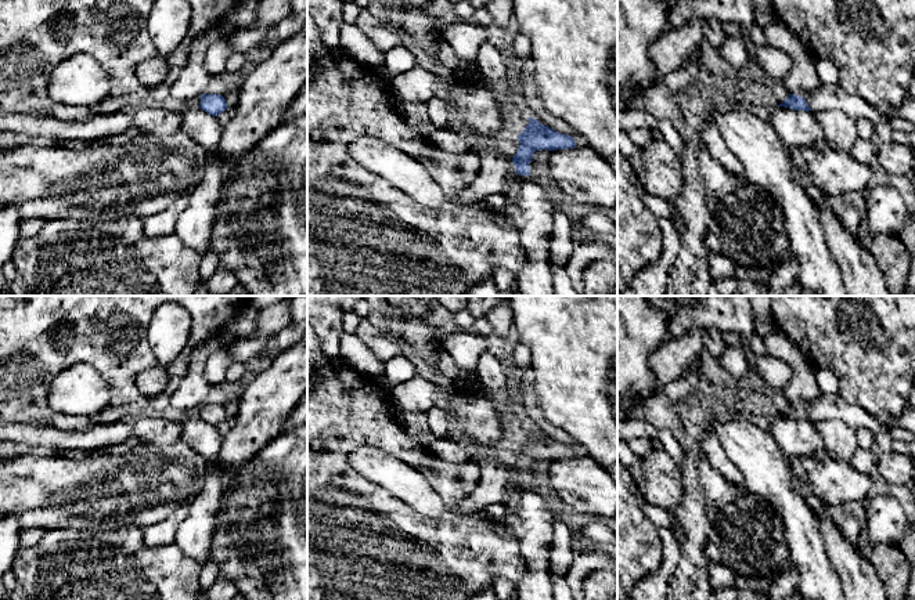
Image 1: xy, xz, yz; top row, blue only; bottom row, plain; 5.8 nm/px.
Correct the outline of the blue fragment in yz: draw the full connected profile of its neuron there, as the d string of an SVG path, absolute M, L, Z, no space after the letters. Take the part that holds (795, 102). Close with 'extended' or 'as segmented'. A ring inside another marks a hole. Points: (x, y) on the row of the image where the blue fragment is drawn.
M821 83L813 94L806 97L789 94L789 97L778 106L806 112L839 109L855 122L868 119L875 124L890 123L891 119L897 116L896 108L872 105L855 94L849 94L839 83L832 86Z; extended

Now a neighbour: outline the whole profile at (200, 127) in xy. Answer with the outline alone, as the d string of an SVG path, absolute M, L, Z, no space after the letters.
M201 108L181 113L180 133L208 151L217 147L221 138L221 130L216 116L206 113Z

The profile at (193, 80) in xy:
M215 26L205 30L192 41L188 62L170 86L170 97L179 101L188 101L205 94L212 76L203 65L203 58L208 48L219 36L220 26Z

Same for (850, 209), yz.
M862 192L840 196L813 194L813 200L815 205L824 202L851 234L858 232L861 221L867 217L868 206Z

